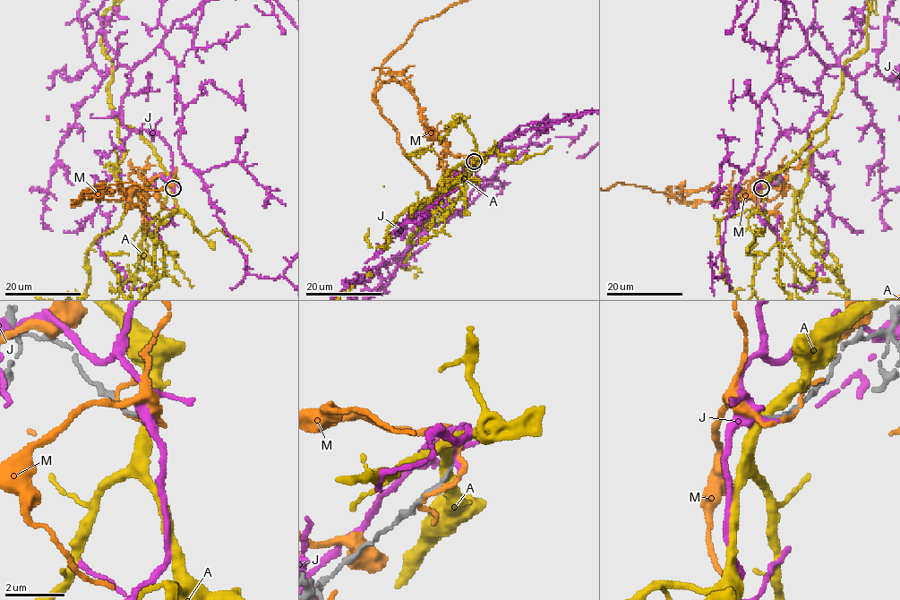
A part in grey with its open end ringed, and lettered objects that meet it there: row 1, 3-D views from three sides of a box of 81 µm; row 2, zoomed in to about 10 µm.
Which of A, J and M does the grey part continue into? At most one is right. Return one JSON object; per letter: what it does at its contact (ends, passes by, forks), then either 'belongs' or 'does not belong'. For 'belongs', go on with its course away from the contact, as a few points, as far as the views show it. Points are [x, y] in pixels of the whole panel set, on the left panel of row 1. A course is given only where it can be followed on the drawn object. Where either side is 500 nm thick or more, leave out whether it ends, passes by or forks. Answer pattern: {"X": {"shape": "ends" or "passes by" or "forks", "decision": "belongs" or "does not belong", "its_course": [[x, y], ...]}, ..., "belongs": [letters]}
{"A": {"shape": "passes by", "decision": "does not belong"}, "J": {"shape": "forks", "decision": "does not belong"}, "M": {"shape": "passes by", "decision": "does not belong"}, "belongs": []}

